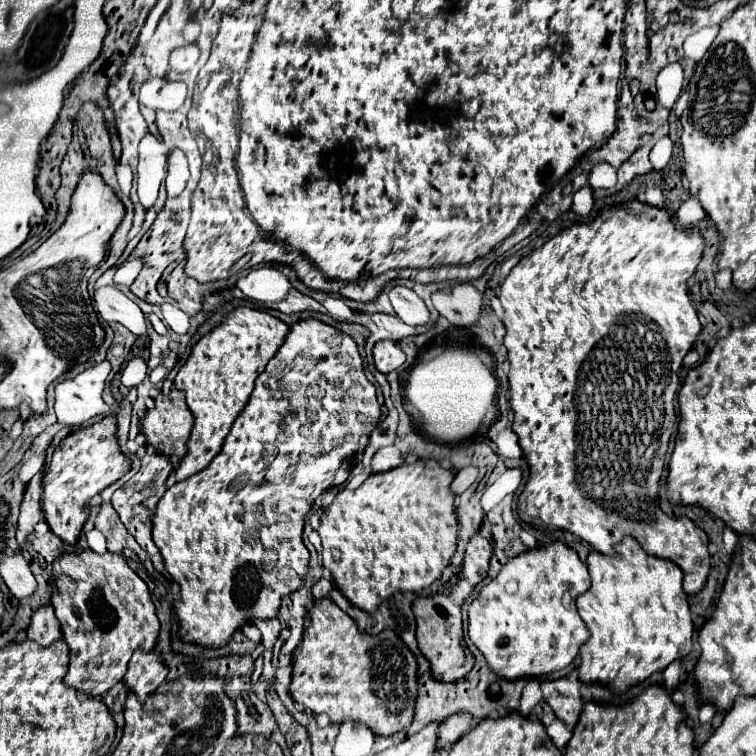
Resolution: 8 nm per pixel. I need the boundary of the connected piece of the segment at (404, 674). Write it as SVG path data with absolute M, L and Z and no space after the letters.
M319 599L309 611L309 627L303 635L303 645L293 653L293 677L291 677L291 695L297 703L305 705L311 713L329 715L331 723L341 725L345 719L367 725L375 735L393 735L397 731L409 729L415 715L415 697L417 697L417 659L407 645L397 637L393 629L385 629L379 635L361 633L357 623L341 611L333 601Z

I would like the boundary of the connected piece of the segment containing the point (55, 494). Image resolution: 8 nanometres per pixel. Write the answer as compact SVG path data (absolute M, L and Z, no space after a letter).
M105 417L85 429L69 433L53 453L43 477L43 513L55 535L75 545L89 517L89 499L121 479L131 469L131 459L121 453L115 439L115 417Z

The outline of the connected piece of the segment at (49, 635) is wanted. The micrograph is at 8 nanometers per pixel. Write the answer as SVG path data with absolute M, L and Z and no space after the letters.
M45 605L33 613L31 625L27 629L27 637L43 647L51 645L57 639L63 639L61 623L57 623L57 615L53 615L53 607Z

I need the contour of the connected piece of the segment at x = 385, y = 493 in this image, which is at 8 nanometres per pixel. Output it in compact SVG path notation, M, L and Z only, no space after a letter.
M419 459L393 471L373 473L353 491L343 489L323 511L317 529L323 545L323 567L355 607L375 613L381 601L391 597L395 591L421 591L441 577L457 547L455 495L449 489L453 477L455 471L441 467L439 461Z

